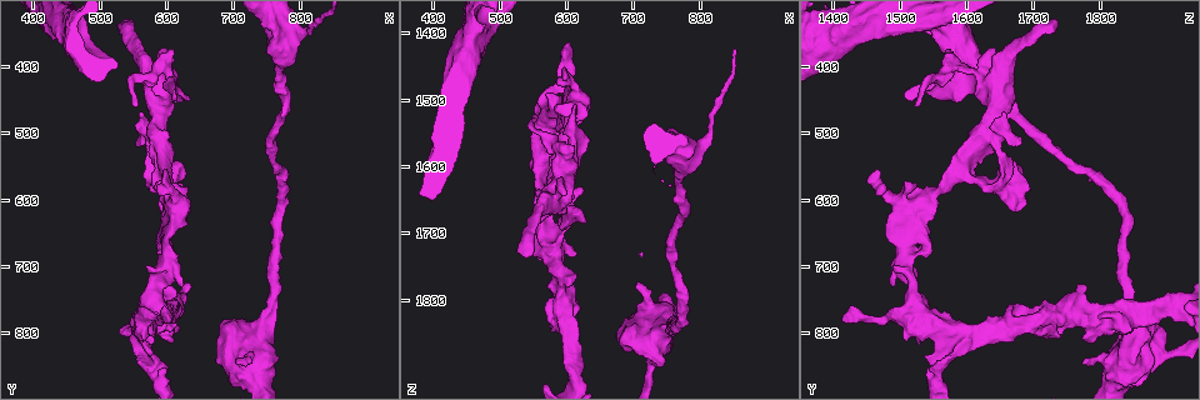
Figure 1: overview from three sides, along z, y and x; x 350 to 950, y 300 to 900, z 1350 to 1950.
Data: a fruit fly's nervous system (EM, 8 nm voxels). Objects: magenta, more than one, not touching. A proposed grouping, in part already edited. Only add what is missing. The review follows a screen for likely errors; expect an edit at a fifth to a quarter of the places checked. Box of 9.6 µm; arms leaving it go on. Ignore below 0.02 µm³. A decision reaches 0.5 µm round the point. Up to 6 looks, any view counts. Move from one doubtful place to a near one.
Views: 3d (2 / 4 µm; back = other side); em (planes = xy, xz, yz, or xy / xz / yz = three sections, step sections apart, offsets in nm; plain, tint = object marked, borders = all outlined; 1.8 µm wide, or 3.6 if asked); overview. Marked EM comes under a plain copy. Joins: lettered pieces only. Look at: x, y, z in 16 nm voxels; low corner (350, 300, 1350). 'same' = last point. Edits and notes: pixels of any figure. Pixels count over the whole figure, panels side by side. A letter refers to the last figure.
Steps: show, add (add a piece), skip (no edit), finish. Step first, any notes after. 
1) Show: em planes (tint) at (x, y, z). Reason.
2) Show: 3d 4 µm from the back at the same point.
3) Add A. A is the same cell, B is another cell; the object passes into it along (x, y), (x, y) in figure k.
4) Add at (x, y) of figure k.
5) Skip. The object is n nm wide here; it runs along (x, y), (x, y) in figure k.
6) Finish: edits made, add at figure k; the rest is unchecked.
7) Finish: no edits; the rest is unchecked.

Show: em xz step 4 (tint) at (595, 395, 1585). A narrow waist.

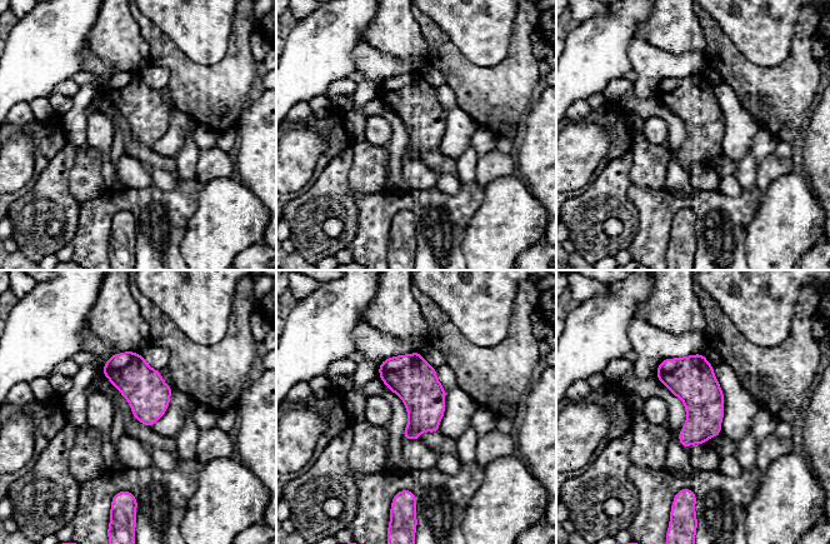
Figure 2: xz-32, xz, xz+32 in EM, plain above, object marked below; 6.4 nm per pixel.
Show: em planes (tint) at the same point.

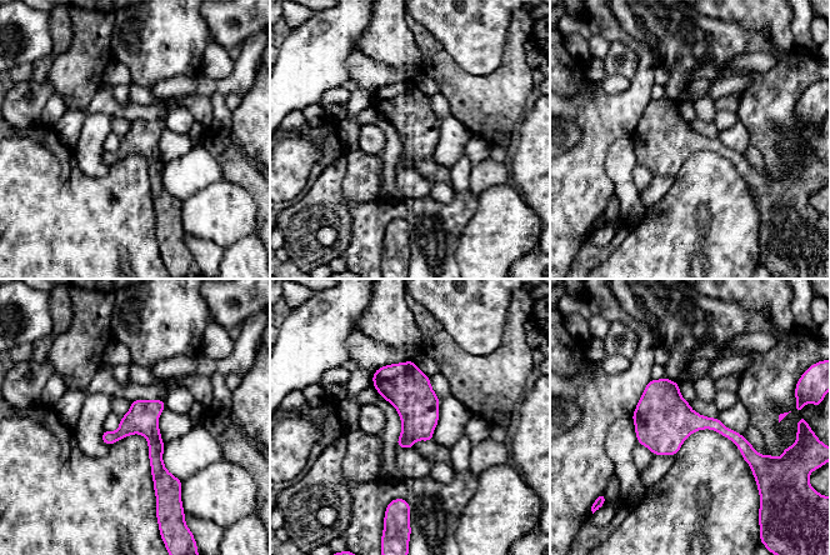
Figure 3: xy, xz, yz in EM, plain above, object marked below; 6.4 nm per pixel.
Show: em planes (borders) at the same point. What lies round it.

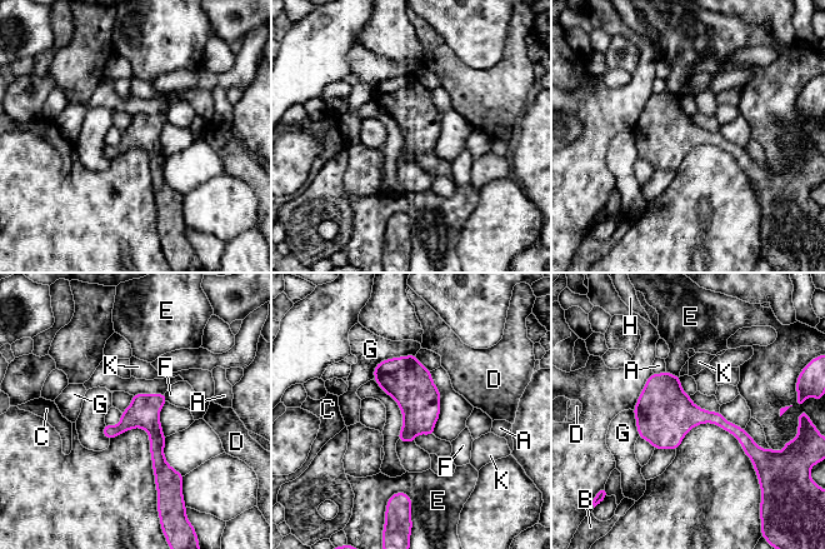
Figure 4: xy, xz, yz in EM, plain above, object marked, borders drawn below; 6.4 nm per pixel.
Skip. A, B, C, D, E, F, G, H and K are other cells; a border runs along (415, 354), (381, 360), (373, 377) in figure 4; no lettered piece goes on from it.

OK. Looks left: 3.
Show: 3d 4 µm at (585, 505, 1635). Three-way junction.

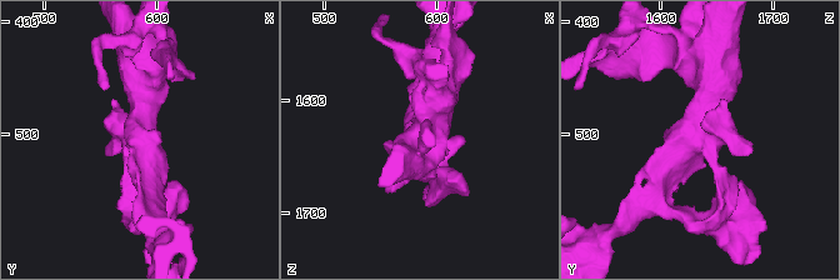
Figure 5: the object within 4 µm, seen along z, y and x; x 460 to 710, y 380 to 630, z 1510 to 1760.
Show: em 3.6 µm planes (borders) at (586, 502, 1632). Need the tissue.

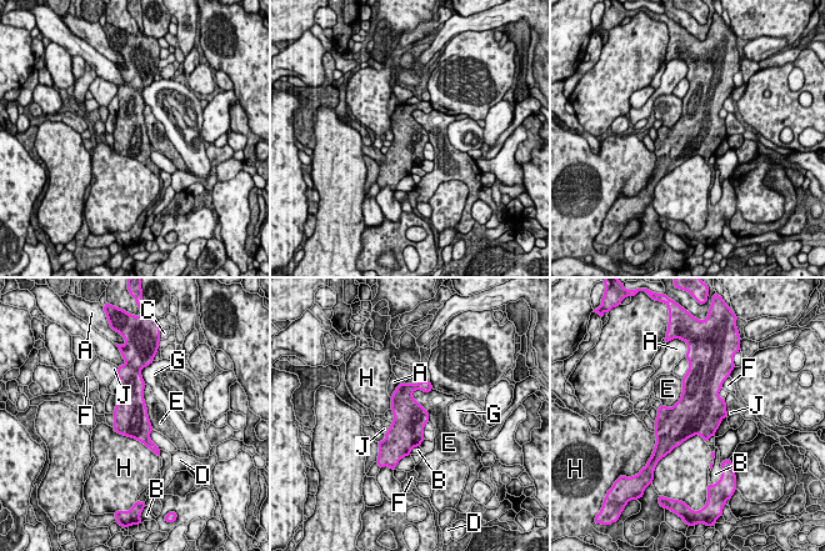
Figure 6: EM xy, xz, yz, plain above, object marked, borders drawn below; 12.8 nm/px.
Skip. The object is 420 nm wide here; A, B, C, D, E, F, G, H and J are other cells; a border runs along (415, 389), (429, 421) in figure 6; no lettered piece goes on from it.

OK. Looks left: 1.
Finish: no edits; the rest is unchecked.

